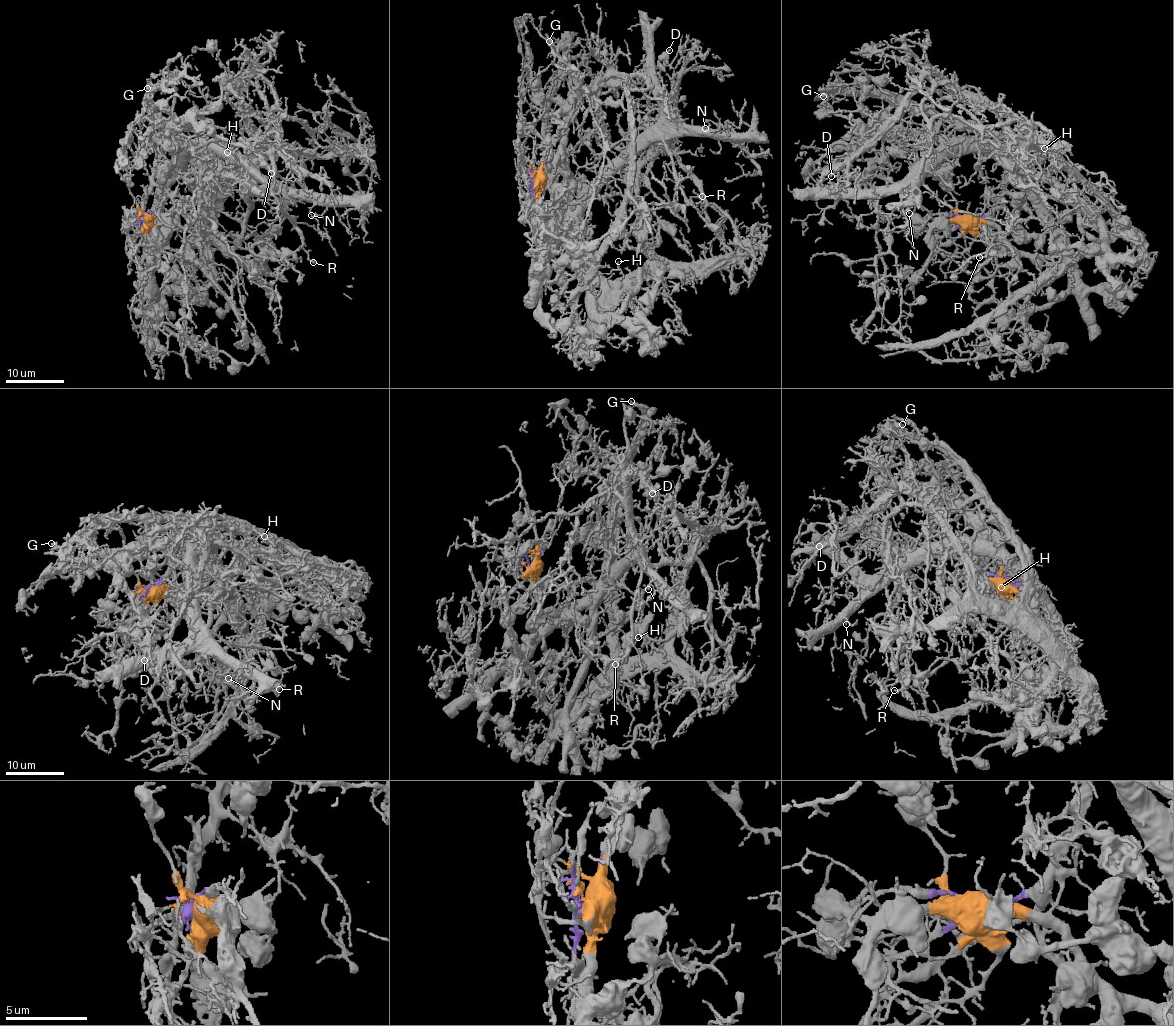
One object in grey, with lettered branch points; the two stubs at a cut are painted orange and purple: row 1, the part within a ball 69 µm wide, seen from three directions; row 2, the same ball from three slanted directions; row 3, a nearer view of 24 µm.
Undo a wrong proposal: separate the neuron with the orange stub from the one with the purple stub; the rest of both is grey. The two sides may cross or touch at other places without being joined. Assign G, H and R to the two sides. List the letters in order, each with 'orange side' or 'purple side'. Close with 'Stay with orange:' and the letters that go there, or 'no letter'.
G: purple side
H: purple side
R: orange side
Stay with orange: R

